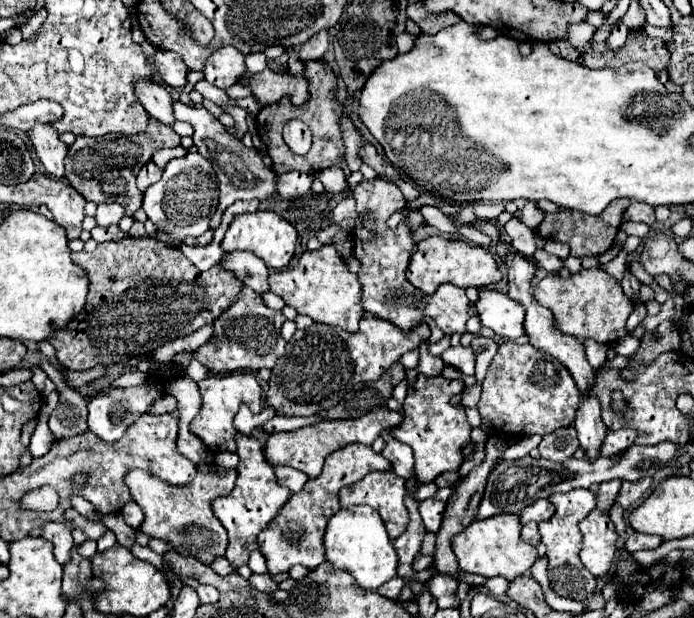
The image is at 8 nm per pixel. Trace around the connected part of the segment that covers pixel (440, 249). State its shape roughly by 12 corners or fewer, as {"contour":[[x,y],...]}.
{"contour":[[429,237],[407,279],[431,295],[443,283],[481,289],[501,281],[481,245]]}

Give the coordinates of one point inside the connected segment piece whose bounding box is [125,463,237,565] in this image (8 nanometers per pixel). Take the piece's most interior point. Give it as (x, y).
(182, 516)

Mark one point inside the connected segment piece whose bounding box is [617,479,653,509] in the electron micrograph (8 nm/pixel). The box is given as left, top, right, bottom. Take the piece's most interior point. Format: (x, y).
(630, 492)

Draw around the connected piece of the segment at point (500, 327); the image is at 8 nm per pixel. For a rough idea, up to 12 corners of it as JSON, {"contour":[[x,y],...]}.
{"contour":[[485,289],[473,307],[481,325],[511,341],[525,335],[525,309]]}

